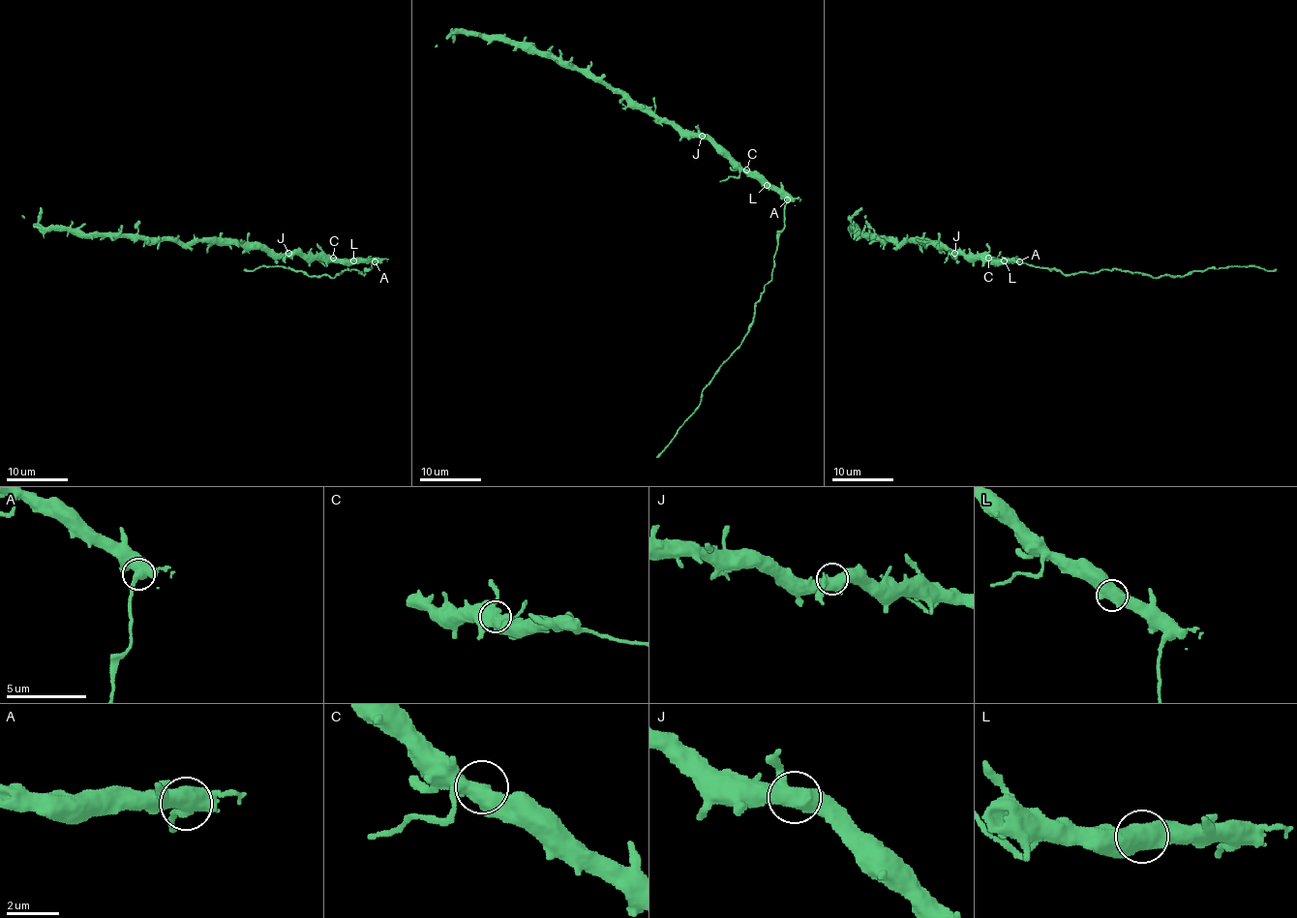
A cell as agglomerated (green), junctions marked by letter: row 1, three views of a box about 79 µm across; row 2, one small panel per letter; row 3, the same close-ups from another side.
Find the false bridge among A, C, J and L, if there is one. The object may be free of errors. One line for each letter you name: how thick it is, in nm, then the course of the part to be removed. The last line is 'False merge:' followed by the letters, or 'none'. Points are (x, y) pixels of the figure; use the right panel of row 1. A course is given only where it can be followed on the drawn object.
A: Thickness 550 nm. Course of the part to remove: (1019, 260), (1070, 275), (1120, 268), (1155, 278), (1184, 276), (1227, 267), (1277, 268)
False merge: A

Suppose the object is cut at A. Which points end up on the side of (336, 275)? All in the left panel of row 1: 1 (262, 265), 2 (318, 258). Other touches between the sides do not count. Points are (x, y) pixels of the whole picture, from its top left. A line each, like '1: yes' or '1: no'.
1: yes
2: no

